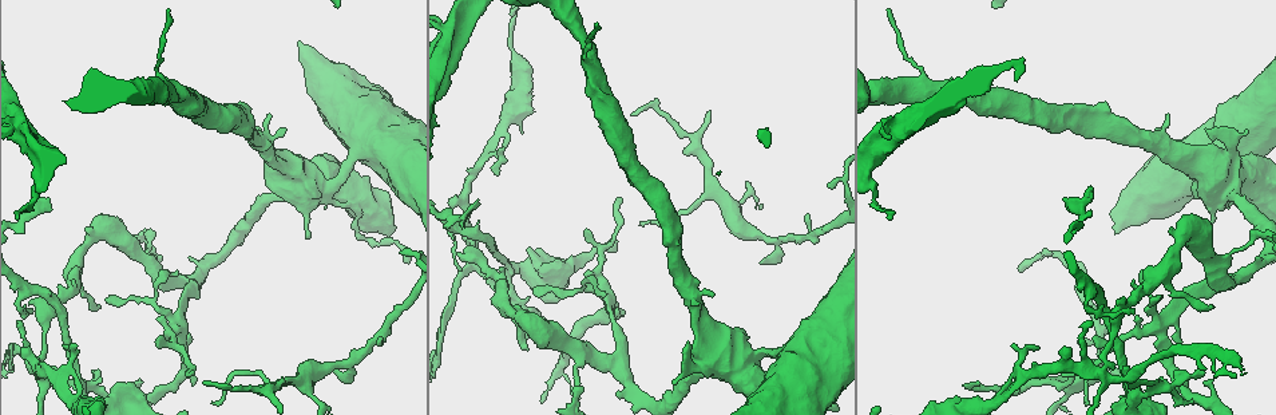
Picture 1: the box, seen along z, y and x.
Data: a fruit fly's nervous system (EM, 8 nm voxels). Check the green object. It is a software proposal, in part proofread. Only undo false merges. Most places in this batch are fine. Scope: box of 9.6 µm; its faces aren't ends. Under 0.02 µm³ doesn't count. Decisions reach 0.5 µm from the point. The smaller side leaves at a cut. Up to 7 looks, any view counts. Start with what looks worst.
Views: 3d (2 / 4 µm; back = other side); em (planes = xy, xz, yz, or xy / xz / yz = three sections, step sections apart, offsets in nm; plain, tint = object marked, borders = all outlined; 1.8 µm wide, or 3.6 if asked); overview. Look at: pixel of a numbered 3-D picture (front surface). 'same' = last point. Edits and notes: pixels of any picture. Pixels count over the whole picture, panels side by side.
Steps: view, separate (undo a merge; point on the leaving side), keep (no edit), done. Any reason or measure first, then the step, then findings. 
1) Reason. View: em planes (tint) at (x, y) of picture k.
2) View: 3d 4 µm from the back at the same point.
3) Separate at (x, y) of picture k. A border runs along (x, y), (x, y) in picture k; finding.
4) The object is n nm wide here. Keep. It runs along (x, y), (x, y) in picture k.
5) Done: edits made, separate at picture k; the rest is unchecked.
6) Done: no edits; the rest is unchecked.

View: 3d 4 µm at (1099, 371) of picture 1.

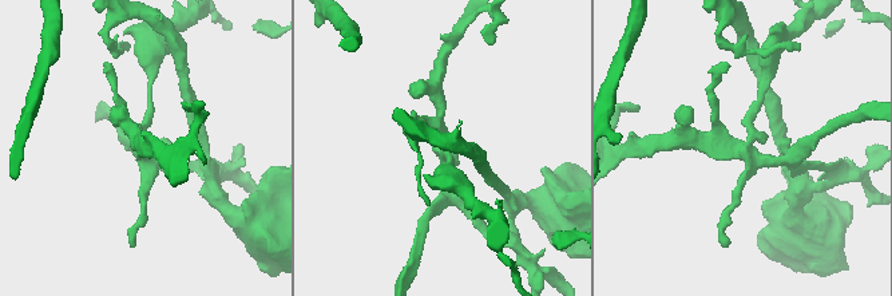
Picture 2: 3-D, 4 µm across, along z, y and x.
View: em planes (plain) at (440, 154) of picture 2.

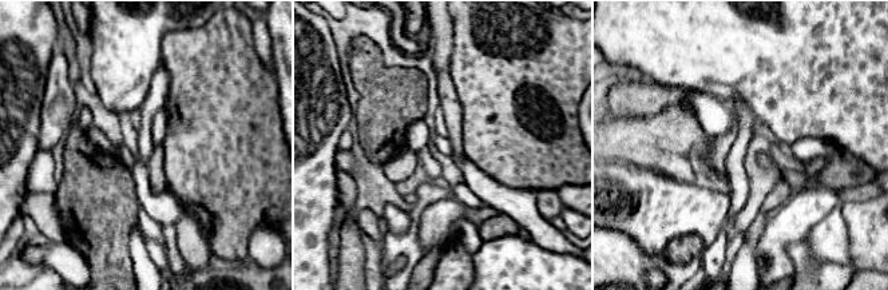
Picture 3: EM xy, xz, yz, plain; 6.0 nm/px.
View: em planes (tint) at the same point.

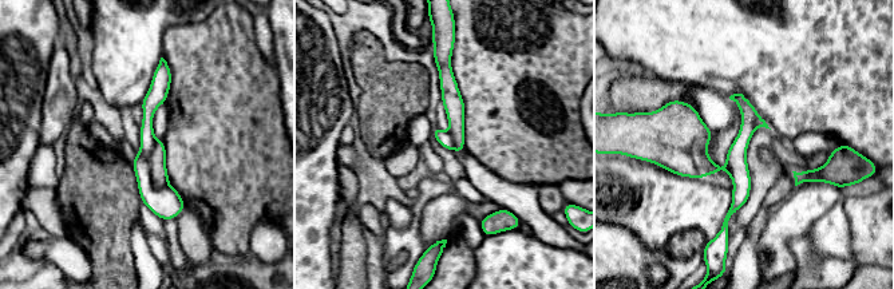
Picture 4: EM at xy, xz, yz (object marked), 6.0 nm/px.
The object is 140 nm wide here. Separate at (159, 175) of picture 4. A border runs along (157, 141), (150, 178), (163, 187) in picture 4; two neurons meet here.

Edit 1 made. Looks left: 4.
A narrow waist. View: 3d 4 µm at (1226, 184) of picture 1.

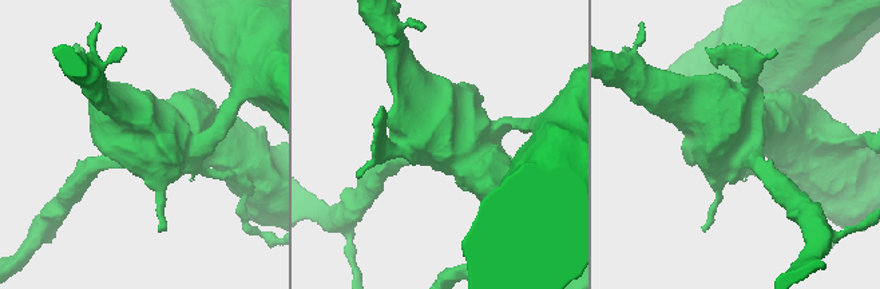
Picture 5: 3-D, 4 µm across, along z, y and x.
View: em 3.6 µm yz step 8 (tint) at (139, 140) of picture 5.

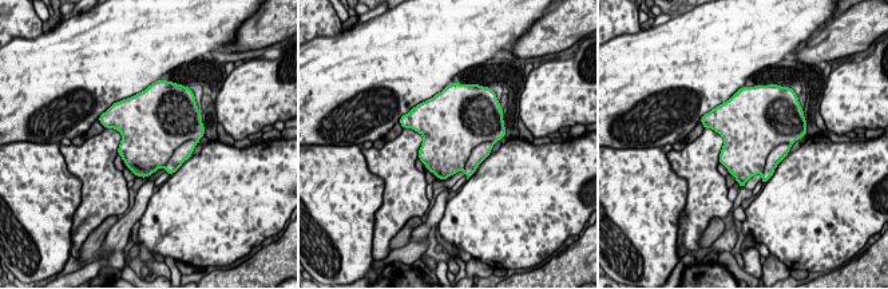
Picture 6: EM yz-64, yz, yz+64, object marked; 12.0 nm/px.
Separate at (754, 139) of picture 6. A border runs along (791, 143), (779, 143), (761, 173) in picture 6; a second neuron is stuck on.

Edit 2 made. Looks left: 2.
Done: edits made, separate at picture 4, separate at picture 6; the rest is unchecked.

